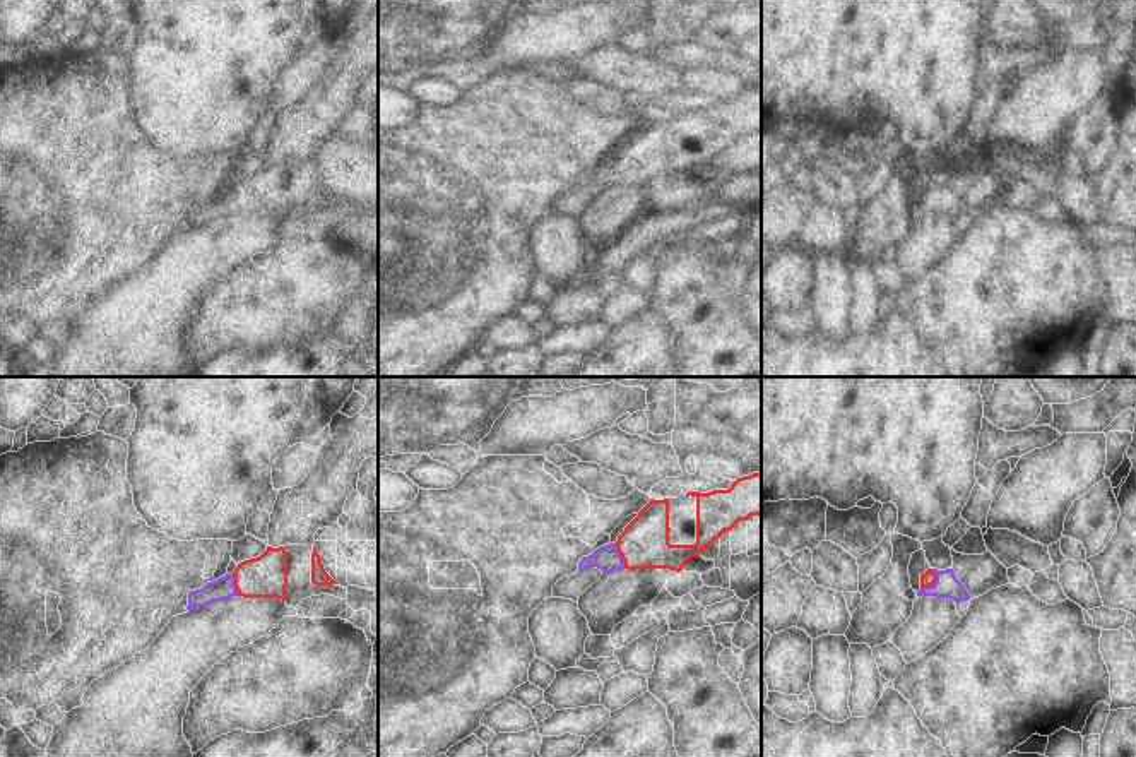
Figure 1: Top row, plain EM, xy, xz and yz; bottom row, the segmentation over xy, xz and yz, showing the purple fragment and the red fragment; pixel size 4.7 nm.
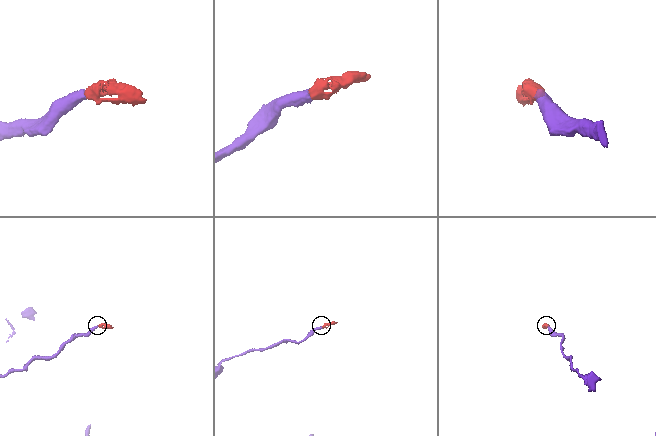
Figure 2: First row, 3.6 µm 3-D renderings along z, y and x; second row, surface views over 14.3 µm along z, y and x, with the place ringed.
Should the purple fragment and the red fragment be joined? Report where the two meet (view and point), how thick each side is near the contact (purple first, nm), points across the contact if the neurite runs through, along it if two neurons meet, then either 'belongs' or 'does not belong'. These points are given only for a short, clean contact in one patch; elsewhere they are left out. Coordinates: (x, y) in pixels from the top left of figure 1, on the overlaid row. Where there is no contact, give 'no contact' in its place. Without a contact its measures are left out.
contact yz (934, 583); calibres 120 and 70 nm; way yz (946, 584), (934, 583), (928, 578); belongs

